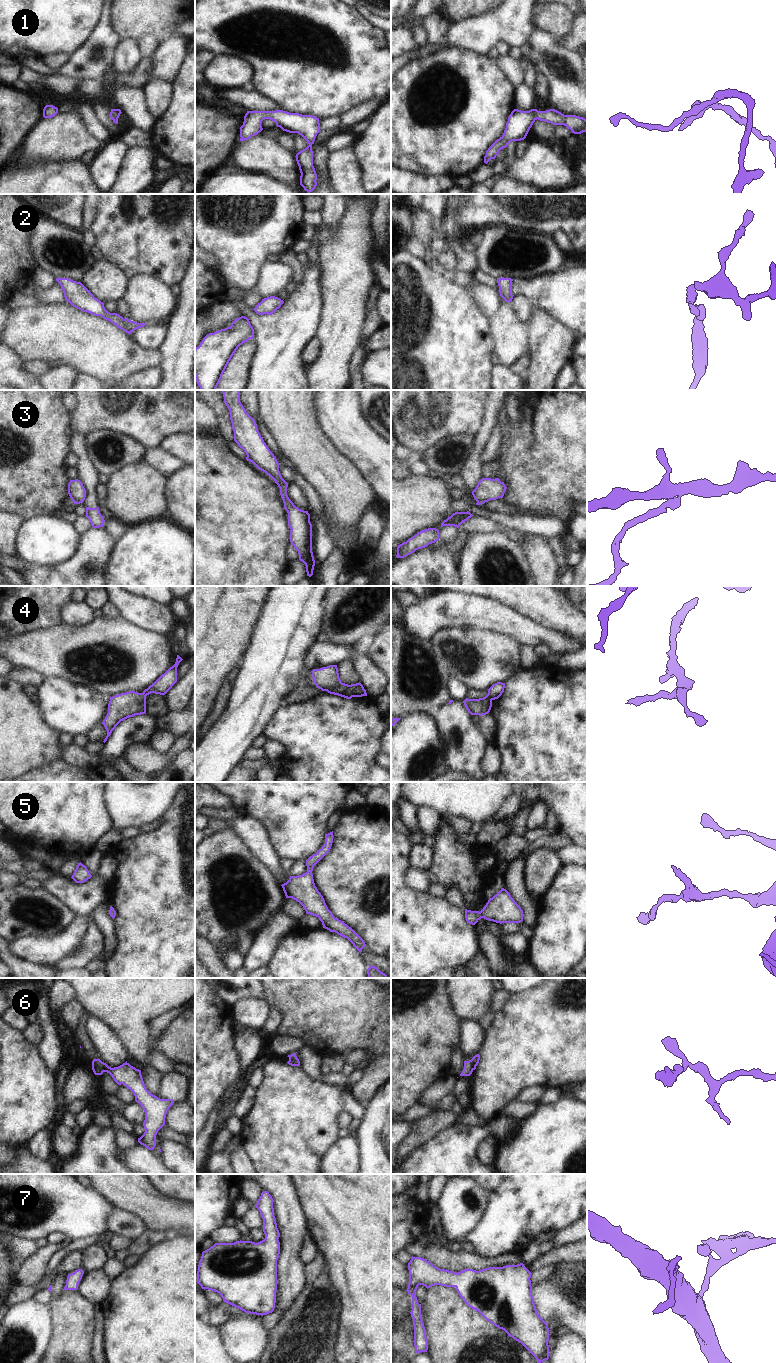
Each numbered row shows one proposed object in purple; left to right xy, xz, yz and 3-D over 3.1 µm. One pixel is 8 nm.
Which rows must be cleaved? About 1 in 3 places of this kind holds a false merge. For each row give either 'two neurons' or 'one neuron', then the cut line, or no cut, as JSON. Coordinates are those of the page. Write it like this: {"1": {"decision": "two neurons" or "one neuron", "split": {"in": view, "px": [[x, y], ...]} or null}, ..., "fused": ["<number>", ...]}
{"1": {"decision": "one neuron", "split": null}, "2": {"decision": "one neuron", "split": null}, "3": {"decision": "two neurons", "split": {"in": "yz", "px": [[477, 501], [481, 504]]}}, "4": {"decision": "two neurons", "split": {"in": "xz", "px": [[341, 682], [325, 690]]}}, "5": {"decision": "one neuron", "split": null}, "6": {"decision": "two neurons", "split": {"in": "xy", "px": [[100, 1061], [103, 1071]]}}, "7": {"decision": "one neuron", "split": null}, "fused": ["3", "4", "6"]}

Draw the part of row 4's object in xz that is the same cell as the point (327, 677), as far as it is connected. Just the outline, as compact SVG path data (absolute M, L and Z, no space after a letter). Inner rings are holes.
M329 665L320 669L312 670L313 682L317 688L326 691L328 688L341 684L337 665Z

